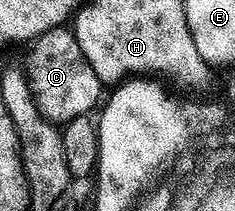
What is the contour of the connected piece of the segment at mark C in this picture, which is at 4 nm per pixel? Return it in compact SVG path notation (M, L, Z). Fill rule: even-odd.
M69 27L53 28L40 34L29 48L30 54L24 63L26 78L39 110L55 125L67 124L77 116L90 116L99 107L104 85L98 79L96 70L92 70L88 58L84 58L84 50L80 50L80 42L76 42Z

